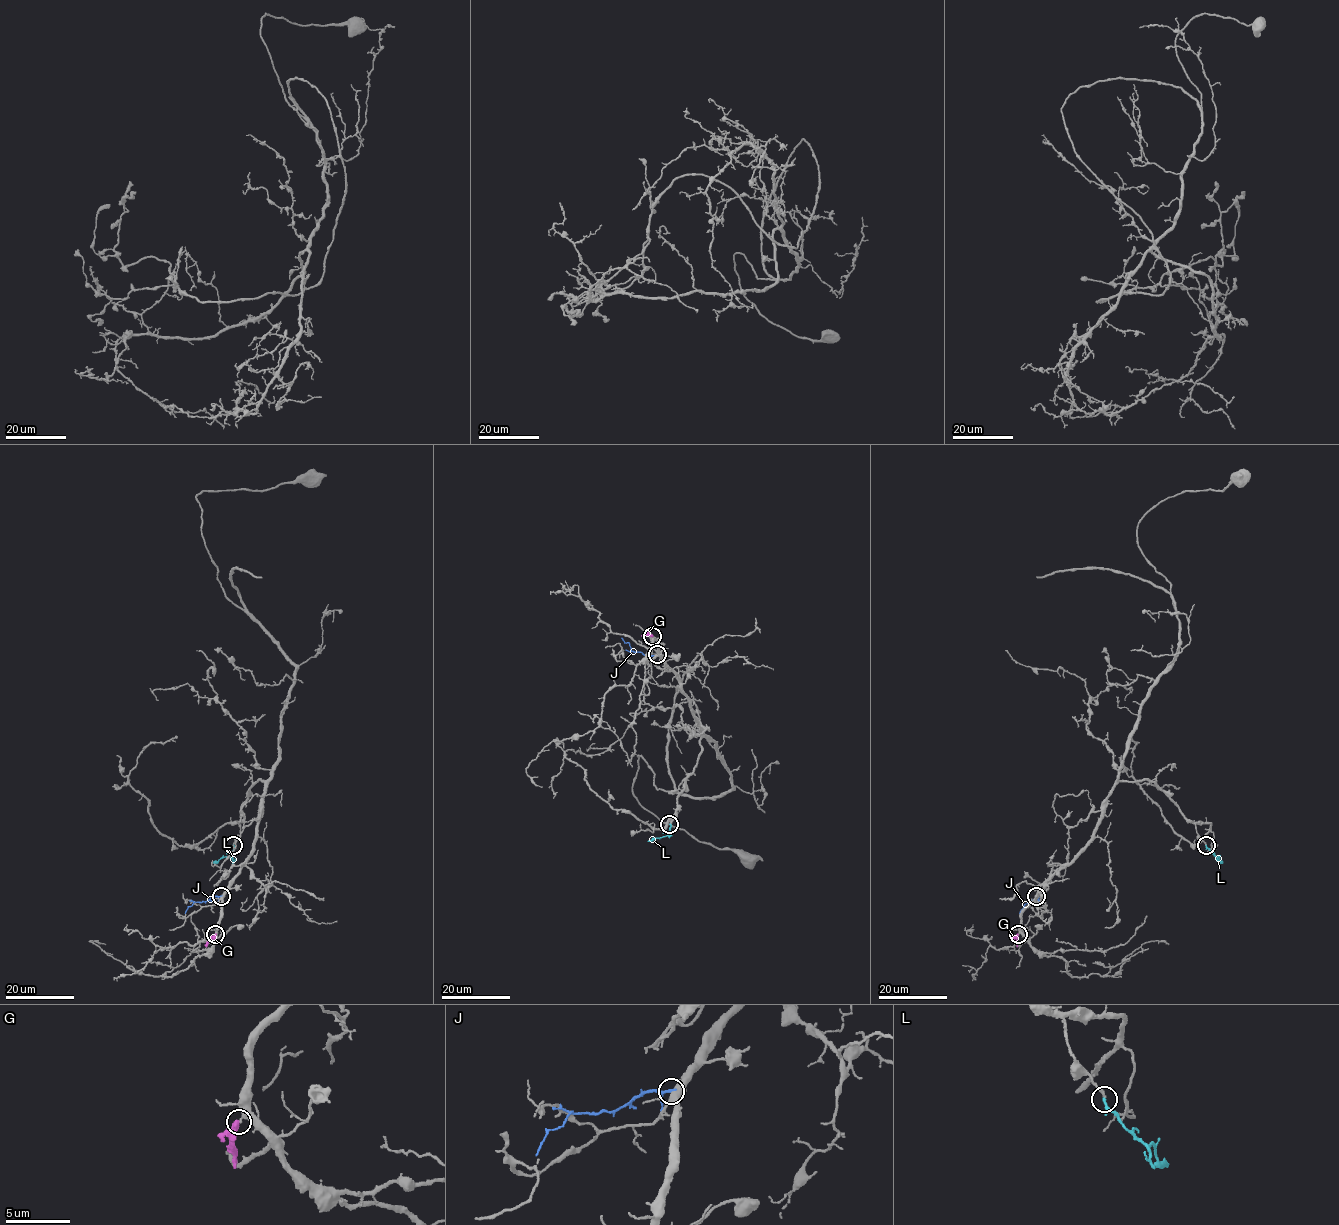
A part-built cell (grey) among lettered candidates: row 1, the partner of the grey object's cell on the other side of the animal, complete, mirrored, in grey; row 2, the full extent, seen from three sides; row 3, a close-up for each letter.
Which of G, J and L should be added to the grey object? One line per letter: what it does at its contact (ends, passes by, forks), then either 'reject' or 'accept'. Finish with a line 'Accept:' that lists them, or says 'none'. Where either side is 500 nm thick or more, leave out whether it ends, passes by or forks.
G: it ends | reject
J: it passes by | reject
L: it passes by | accept
Accept: L

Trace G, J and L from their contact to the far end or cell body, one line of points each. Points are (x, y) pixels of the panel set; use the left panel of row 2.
G: (215, 934), (206, 947)
J: (220, 896), (195, 901), (185, 913)
L: (233, 845), (230, 857), (211, 862)

